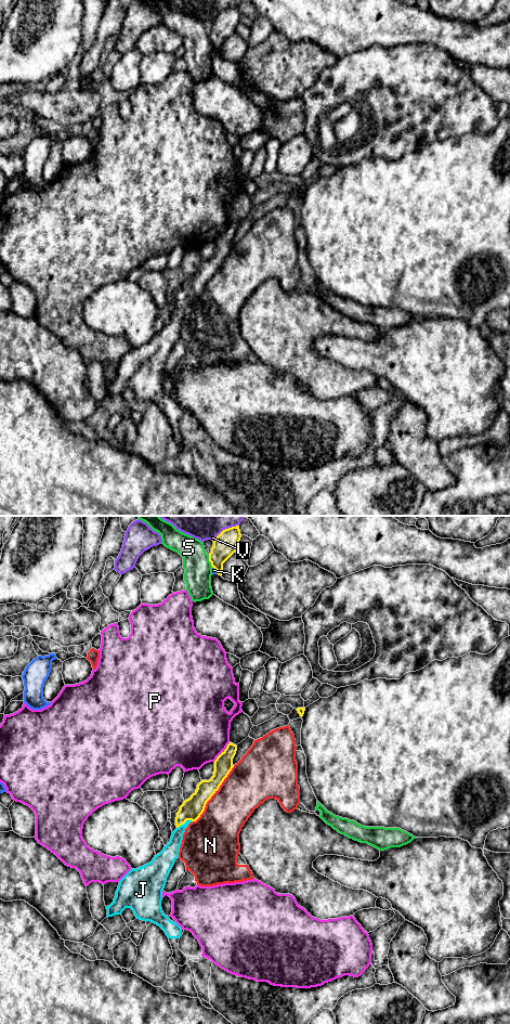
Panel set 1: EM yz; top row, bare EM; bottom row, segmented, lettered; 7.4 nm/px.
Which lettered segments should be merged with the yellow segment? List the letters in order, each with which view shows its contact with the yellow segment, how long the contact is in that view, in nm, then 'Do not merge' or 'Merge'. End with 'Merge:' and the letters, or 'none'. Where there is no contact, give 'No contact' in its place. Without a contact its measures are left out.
J: Touches yellow in yz. Shared border 130 nm. Merge
K: Touches yellow in yz. Shared border 70 nm. Do not merge
N: Touches yellow in yz. Shared border 500 nm. Do not merge
P: Touches yellow in yz. Shared border 190 nm. Do not merge
S: Touches yellow in yz. Shared border 100 nm. Do not merge
V: Touches yellow in yz. Shared border 220 nm. Do not merge
Merge: J

